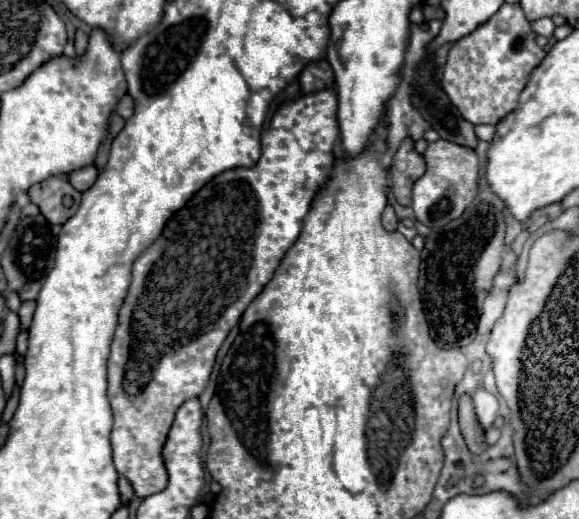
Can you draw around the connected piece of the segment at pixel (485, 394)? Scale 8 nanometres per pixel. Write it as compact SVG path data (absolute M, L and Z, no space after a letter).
M476 390L472 398L474 398L478 422L482 424L484 430L488 430L498 416L498 398L494 394L490 394L488 390Z

